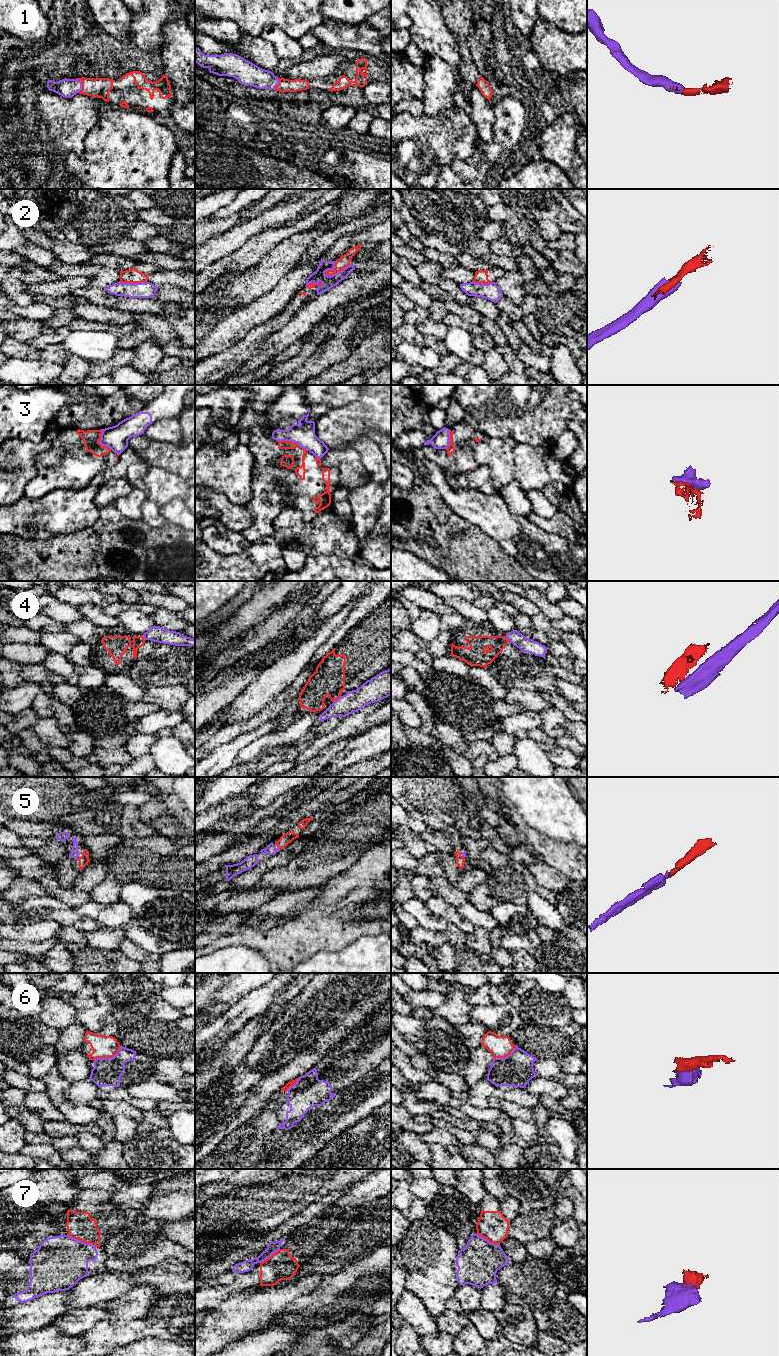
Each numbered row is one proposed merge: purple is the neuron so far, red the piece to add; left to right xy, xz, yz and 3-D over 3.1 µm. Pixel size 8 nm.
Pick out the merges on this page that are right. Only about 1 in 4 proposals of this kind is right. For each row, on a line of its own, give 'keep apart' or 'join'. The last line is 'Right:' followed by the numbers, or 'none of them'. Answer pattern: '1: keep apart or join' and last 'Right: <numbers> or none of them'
1: join
2: keep apart
3: keep apart
4: keep apart
5: join
6: keep apart
7: keep apart
Right: 1, 5

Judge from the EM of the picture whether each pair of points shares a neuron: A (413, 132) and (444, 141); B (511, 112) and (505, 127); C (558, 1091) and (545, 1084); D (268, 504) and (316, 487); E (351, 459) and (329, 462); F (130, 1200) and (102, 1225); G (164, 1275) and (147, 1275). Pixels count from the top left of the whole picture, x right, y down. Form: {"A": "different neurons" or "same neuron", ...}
{"A": "same neuron", "B": "same neuron", "C": "same neuron", "D": "same neuron", "E": "same neuron", "F": "different neurons", "G": "same neuron"}

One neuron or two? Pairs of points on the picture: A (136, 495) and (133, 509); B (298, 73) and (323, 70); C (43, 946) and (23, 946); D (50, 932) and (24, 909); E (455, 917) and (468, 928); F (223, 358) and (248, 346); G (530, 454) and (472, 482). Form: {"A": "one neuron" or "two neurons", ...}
{"A": "one neuron", "B": "one neuron", "C": "one neuron", "D": "two neurons", "E": "one neuron", "F": "one neuron", "G": "two neurons"}

